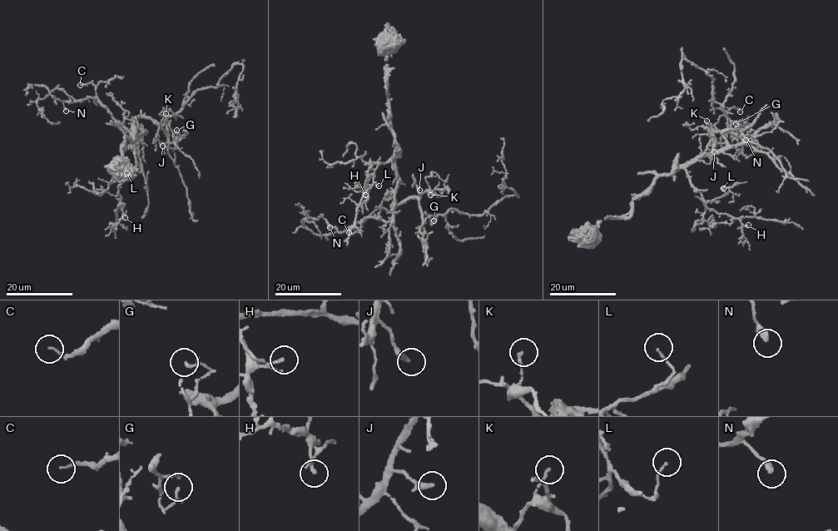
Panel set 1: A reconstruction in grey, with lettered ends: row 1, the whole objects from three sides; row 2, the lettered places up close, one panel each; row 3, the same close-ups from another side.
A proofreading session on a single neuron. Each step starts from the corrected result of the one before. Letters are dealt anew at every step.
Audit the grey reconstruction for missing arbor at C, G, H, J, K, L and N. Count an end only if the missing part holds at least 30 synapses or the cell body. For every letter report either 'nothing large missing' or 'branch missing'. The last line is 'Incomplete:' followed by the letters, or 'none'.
C: nothing large missing
G: nothing large missing
H: nothing large missing
J: nothing large missing
K: nothing large missing
L: nothing large missing
N: nothing large missing
Incomplete: none

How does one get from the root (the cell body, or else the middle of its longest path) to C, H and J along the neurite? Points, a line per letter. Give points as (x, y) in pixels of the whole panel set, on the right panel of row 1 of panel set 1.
C: (586, 235), (583, 241), (601, 220), (630, 211), (659, 176), (742, 142), (726, 115), (731, 107), (740, 111)
H: (586, 235), (583, 241), (601, 220), (630, 211), (632, 200), (659, 176), (683, 168), (708, 208), (748, 225)
J: (586, 235), (583, 241), (601, 220), (630, 211), (659, 176), (726, 146), (713, 129), (706, 148), (714, 151)

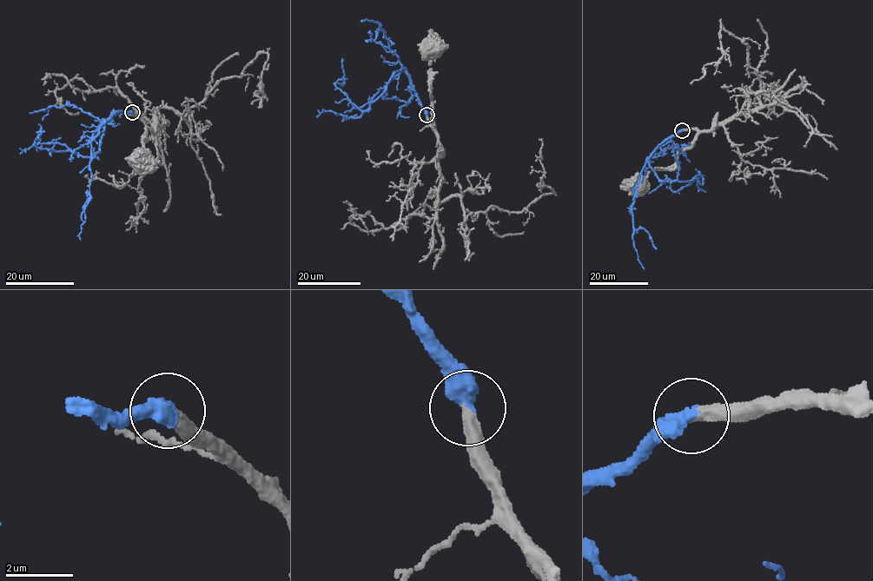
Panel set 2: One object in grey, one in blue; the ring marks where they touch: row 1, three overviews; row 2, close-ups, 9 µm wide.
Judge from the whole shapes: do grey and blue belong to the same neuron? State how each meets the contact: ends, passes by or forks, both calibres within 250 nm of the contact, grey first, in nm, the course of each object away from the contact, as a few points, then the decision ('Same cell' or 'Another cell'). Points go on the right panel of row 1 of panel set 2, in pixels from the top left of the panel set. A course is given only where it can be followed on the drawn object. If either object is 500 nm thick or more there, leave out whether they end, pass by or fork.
Thickness 400 nm (grey) against 550 nm. Course of grey: (682, 129), (692, 128), (698, 133), (696, 138), (677, 153), (677, 161), (650, 171), (634, 189), (636, 185). Course of blue: (682, 129), (660, 143), (649, 166), (660, 180), (686, 181), (695, 179), (677, 192), (667, 178), (649, 194). Same cell

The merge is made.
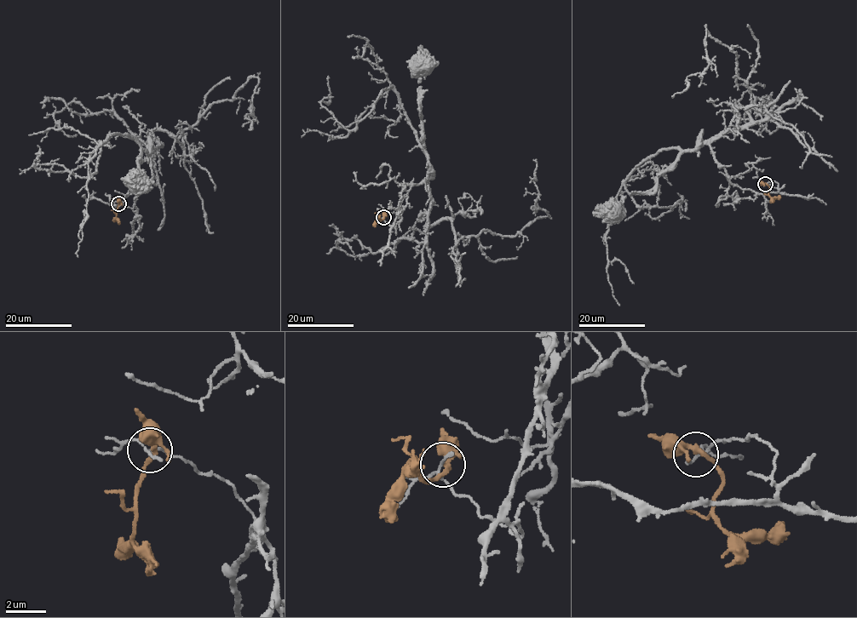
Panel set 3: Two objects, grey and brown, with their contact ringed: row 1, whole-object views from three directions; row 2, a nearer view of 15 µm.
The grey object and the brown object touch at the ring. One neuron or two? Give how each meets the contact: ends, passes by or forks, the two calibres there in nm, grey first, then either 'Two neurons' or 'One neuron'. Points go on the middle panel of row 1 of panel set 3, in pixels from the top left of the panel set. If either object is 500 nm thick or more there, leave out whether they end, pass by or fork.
At the ring grey passes by. At the ring brown forks. Thickness 130 nm (grey) against 200 nm. Two neurons

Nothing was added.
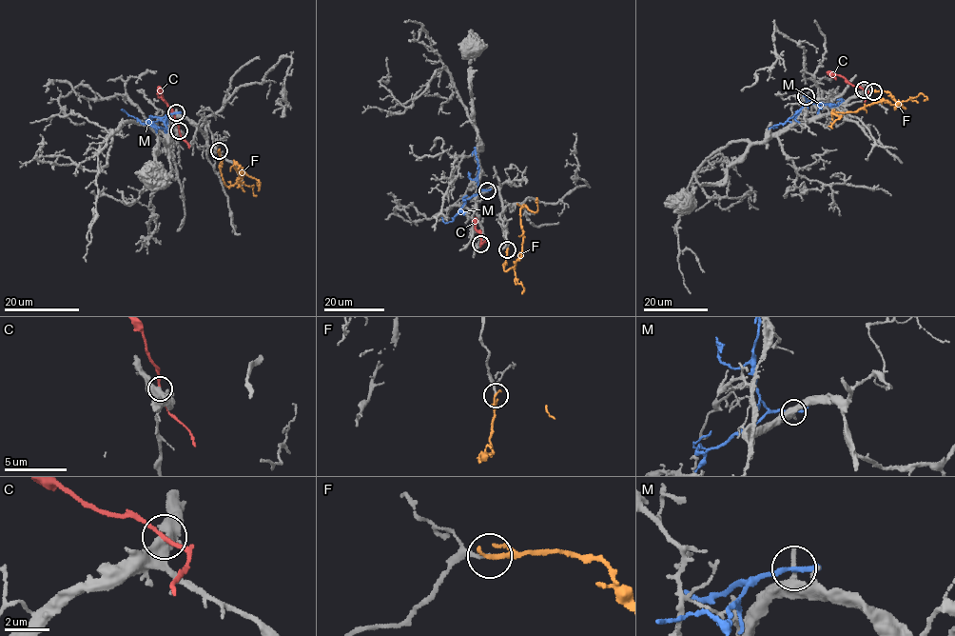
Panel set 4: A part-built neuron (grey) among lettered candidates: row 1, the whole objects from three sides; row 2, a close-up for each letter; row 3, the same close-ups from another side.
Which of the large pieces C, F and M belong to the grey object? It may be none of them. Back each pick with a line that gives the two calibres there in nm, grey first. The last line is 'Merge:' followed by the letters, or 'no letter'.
F: Thickness 170 nm (grey) against 150 nm
Merge: F

